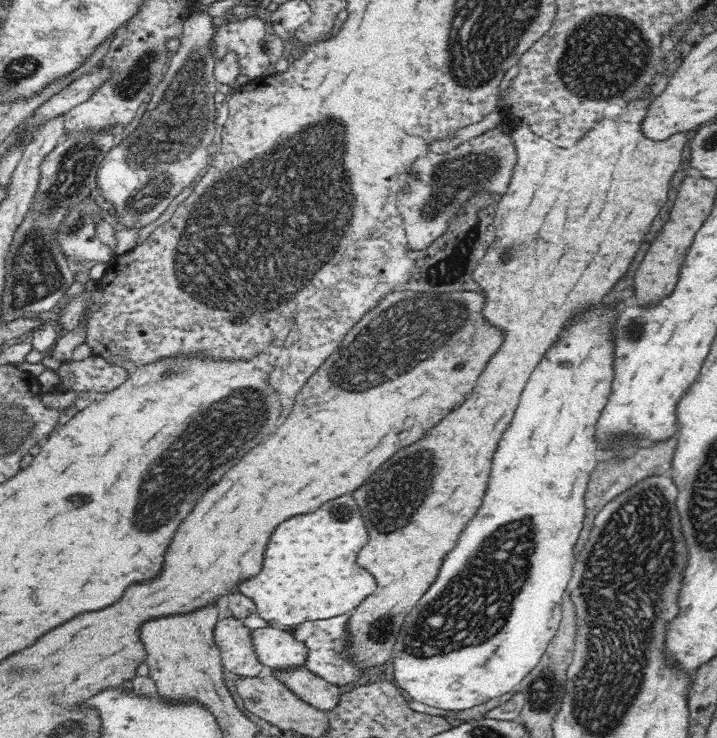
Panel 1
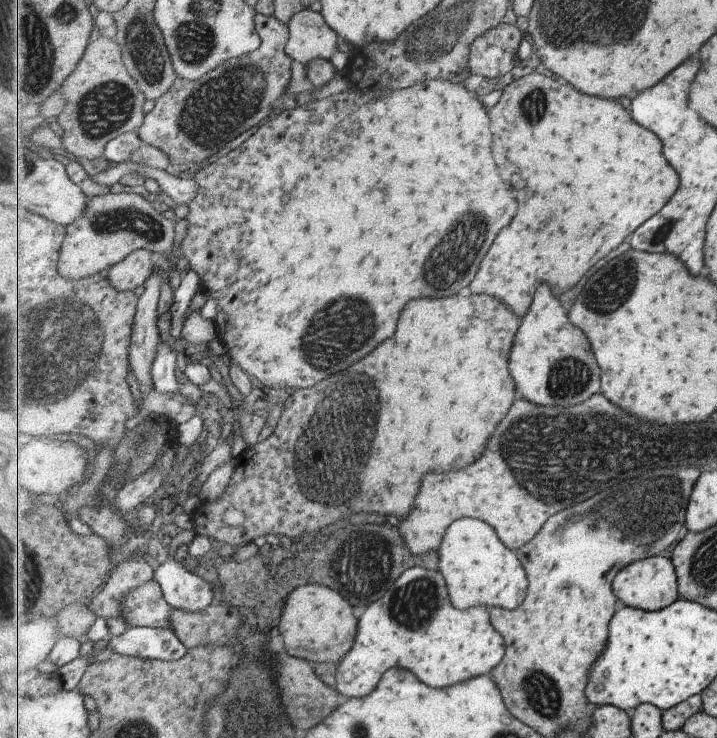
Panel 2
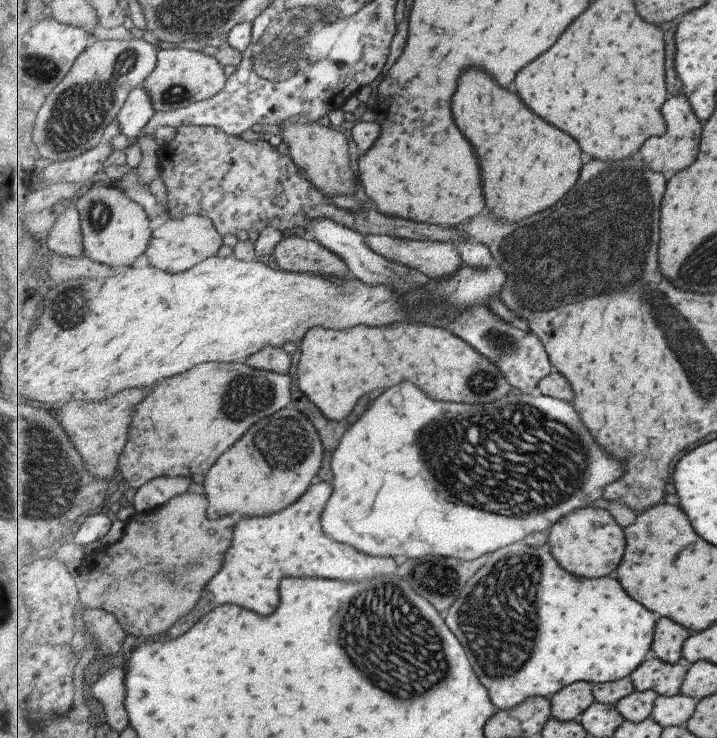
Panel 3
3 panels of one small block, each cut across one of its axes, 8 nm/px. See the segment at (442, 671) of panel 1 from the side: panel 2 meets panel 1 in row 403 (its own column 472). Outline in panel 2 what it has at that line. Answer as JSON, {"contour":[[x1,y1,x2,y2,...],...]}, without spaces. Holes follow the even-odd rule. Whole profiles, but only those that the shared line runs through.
{"contour":[[461,518,455,528,443,540,443,548,439,550,443,556,441,572,447,576,447,586,451,588,451,600,457,608,473,608,473,606,503,606,509,610,519,608,527,598,527,572,521,560,509,550,495,528,481,519]]}

